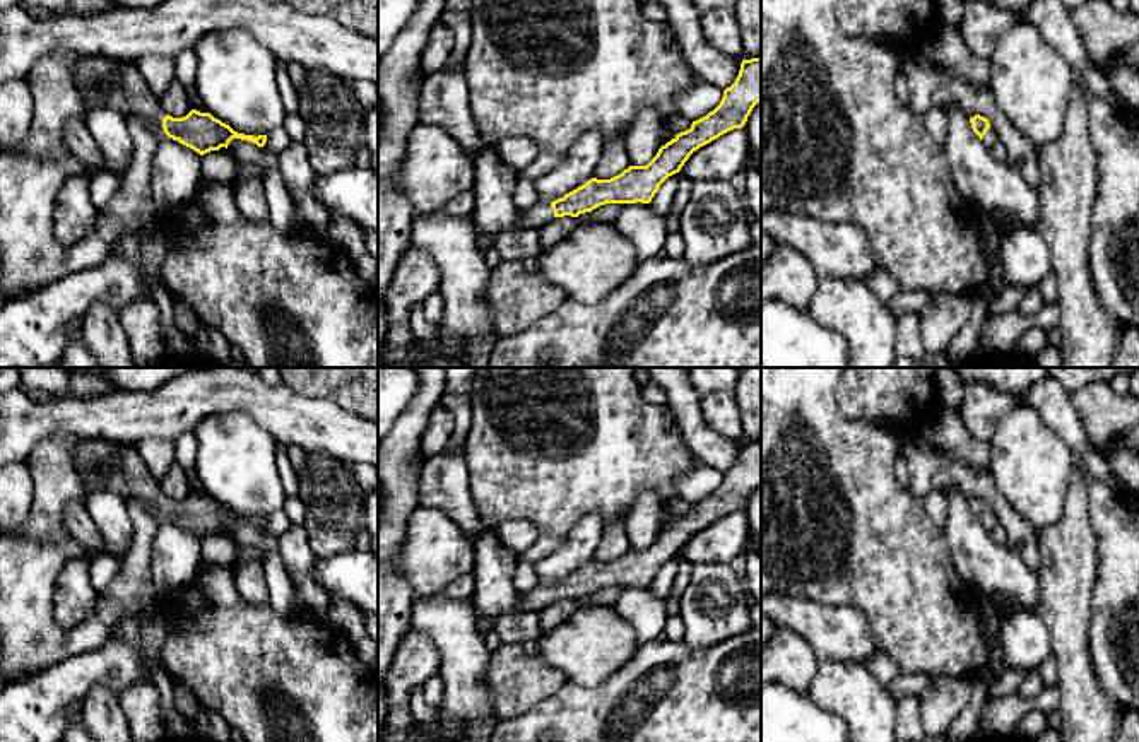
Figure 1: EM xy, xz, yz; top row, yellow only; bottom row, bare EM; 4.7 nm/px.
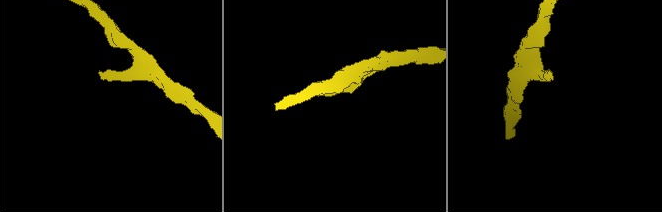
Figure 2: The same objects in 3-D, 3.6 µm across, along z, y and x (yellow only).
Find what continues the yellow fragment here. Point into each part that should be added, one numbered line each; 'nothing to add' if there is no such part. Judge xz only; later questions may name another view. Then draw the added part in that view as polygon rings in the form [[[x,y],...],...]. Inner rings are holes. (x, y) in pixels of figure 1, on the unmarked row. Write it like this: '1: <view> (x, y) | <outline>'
1: xz (539, 597) | [[[539,583],[535,588],[522,593],[520,607],[523,610],[539,612],[554,602],[554,593],[549,585]]]

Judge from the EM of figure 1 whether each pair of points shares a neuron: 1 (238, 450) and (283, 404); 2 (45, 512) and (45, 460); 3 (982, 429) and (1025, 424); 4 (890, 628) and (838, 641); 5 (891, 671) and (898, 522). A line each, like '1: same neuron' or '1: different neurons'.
1: different neurons
2: same neuron
3: different neurons
4: different neurons
5: different neurons

